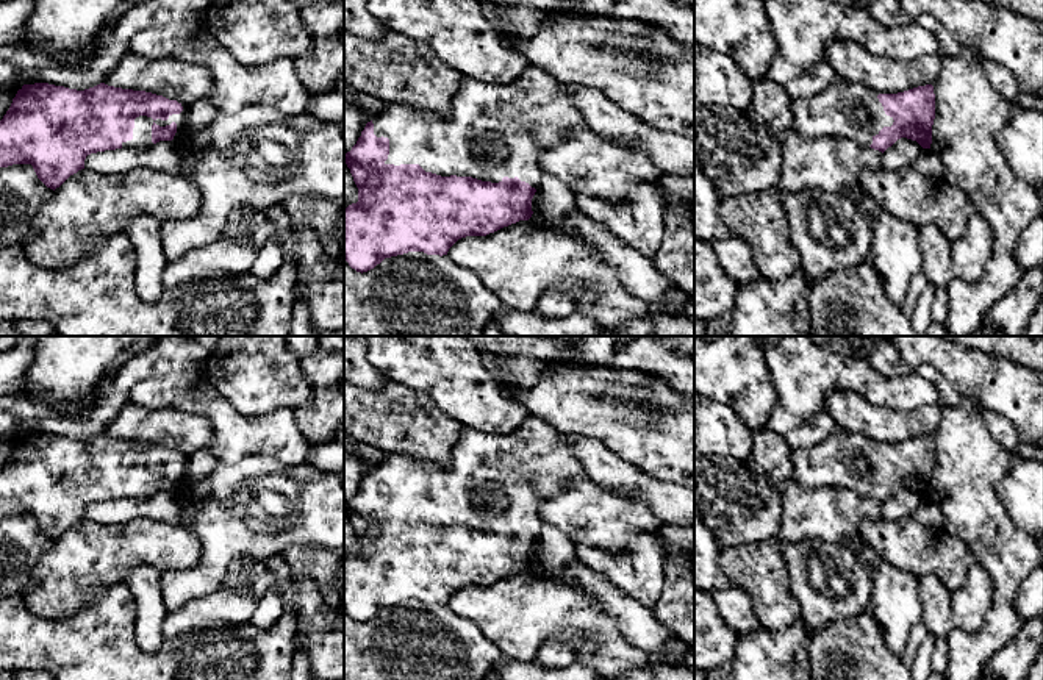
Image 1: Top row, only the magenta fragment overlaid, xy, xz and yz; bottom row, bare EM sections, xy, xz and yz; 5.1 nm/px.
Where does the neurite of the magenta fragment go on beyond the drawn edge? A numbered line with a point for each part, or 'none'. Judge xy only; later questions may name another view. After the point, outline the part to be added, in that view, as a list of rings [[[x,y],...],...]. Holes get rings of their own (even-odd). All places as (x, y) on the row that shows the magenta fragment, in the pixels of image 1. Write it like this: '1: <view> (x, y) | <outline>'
1: xy (143, 125) | [[[181,105],[181,106],[183,106],[183,111],[180,114],[169,116],[167,120],[161,120],[161,119],[153,120],[152,117],[147,117],[147,116],[136,117],[134,128],[133,128],[133,139],[122,142],[122,147],[149,147],[149,145],[152,145],[153,144],[152,142],[152,125],[153,123],[156,123],[159,127],[166,127],[166,125],[170,125],[172,122],[175,122],[177,133],[172,139],[172,141],[175,141],[181,134],[185,120],[188,117],[188,106],[186,105]]]

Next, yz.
1: yz (834, 111) | [[[838,77],[824,91],[791,100],[791,128],[801,136],[837,136],[869,147],[873,138],[894,122],[877,95],[862,83],[855,83],[852,95],[849,81]]]

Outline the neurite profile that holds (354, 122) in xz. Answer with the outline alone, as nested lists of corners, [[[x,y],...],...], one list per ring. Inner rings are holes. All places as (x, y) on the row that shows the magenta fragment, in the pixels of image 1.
[[[344,103],[344,155],[357,144],[366,123],[358,106]]]

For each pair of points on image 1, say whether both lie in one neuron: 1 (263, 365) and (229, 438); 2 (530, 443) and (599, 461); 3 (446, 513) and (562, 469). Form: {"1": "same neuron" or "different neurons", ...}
{"1": "different neurons", "2": "different neurons", "3": "same neuron"}

